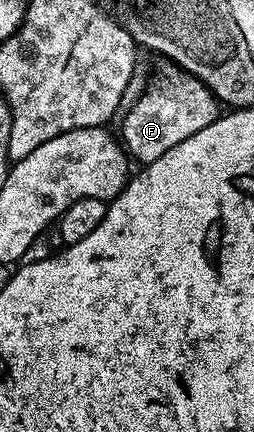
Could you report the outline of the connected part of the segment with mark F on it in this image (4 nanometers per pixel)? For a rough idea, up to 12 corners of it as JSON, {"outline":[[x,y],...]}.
{"outline":[[161,63],[124,110],[120,140],[150,165],[203,131],[219,102]]}

